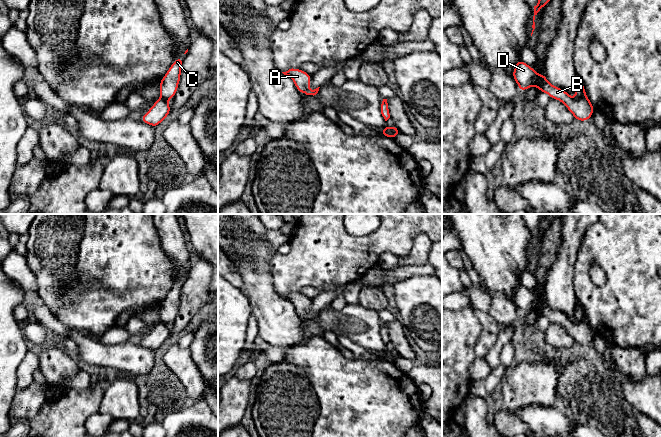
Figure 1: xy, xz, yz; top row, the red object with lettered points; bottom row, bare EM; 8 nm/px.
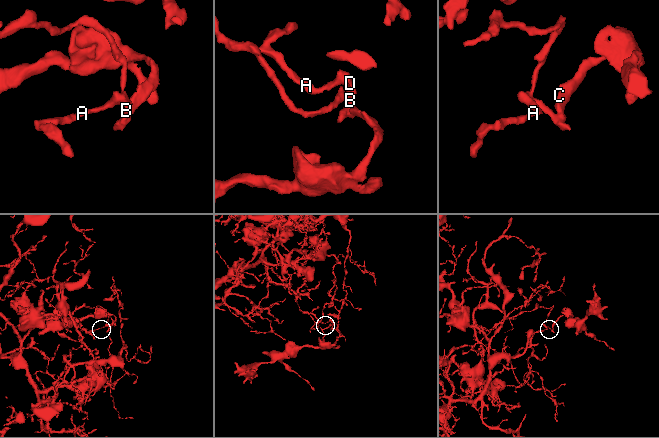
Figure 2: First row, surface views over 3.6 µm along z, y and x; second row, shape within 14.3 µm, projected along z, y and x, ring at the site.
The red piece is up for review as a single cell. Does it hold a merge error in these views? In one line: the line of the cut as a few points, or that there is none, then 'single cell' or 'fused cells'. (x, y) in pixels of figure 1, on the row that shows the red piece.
xz (387, 127), (394, 137) | fused cells

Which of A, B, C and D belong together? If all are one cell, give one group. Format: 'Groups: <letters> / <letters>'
Groups: A B D / C

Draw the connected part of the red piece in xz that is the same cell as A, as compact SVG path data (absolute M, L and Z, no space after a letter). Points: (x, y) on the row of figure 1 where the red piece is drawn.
M292 68L282 73L286 76L289 76L293 80L295 87L300 93L306 94L306 95L313 95L313 96L318 93L320 87L314 90L310 90L308 88L311 82L312 76L304 72L301 68L300 69Z

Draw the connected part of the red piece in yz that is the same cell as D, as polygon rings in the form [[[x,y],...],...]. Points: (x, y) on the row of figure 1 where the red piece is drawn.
[[[521,59],[516,62],[512,76],[520,91],[524,92],[531,86],[537,87],[540,92],[547,93],[551,99],[561,101],[577,121],[588,121],[592,117],[595,108],[587,96],[573,99],[565,90],[551,85],[545,74],[538,74]]]

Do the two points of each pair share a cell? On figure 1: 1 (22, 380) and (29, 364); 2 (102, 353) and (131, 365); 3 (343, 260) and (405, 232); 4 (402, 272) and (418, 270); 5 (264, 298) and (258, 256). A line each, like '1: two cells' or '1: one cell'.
1: one cell
2: one cell
3: one cell
4: one cell
5: one cell

